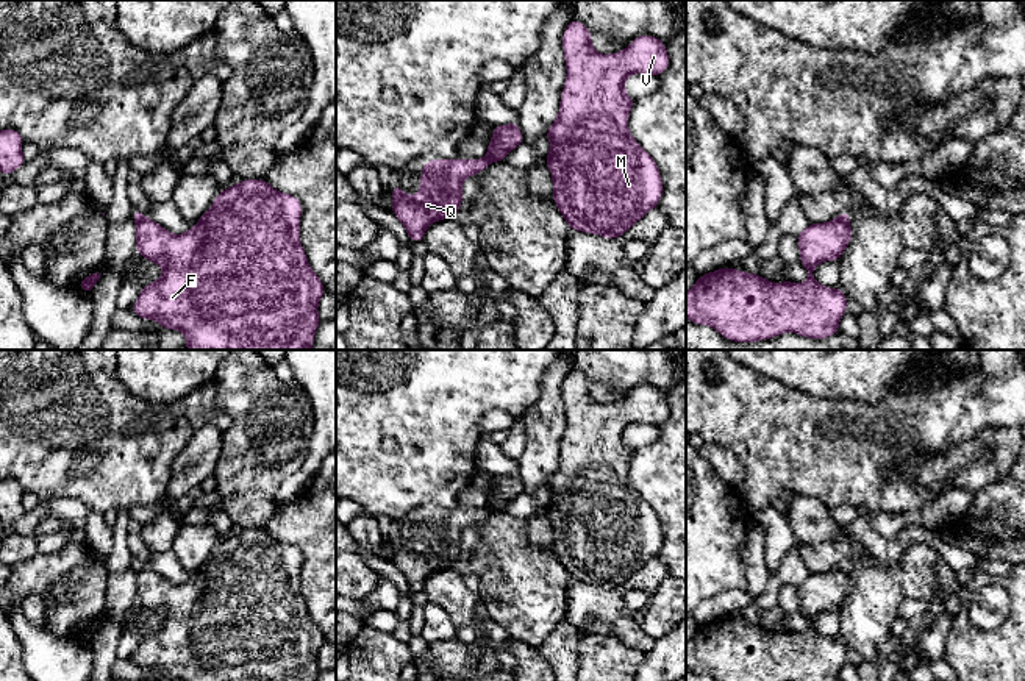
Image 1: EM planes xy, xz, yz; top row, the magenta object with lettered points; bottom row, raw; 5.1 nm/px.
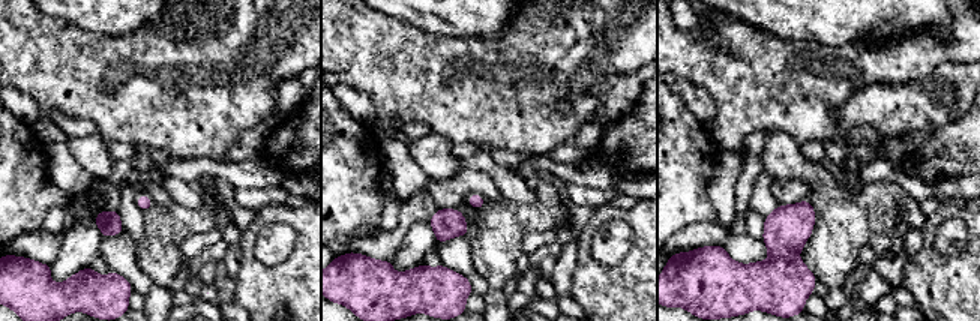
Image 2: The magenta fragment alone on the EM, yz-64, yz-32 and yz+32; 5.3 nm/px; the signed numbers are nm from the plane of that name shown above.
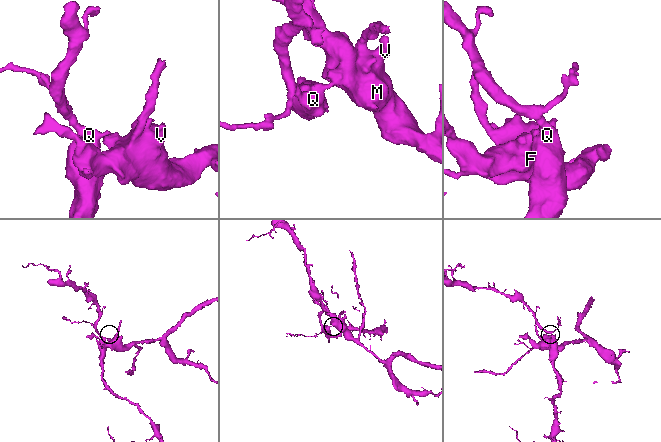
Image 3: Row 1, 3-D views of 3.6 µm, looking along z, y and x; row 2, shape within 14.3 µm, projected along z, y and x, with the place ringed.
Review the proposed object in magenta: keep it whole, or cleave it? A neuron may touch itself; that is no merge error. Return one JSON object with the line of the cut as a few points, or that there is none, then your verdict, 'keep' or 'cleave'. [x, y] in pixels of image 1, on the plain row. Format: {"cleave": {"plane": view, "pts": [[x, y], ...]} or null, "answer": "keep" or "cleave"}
{"cleave": {"plane": "xz", "pts": [[488, 505], [492, 511]]}, "answer": "cleave"}

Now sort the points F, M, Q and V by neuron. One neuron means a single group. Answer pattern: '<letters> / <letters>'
F M V / Q

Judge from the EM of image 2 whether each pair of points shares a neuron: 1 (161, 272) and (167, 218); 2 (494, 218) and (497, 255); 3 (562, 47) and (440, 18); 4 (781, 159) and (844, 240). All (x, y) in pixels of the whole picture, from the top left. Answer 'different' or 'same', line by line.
1: same
2: same
3: different
4: same

